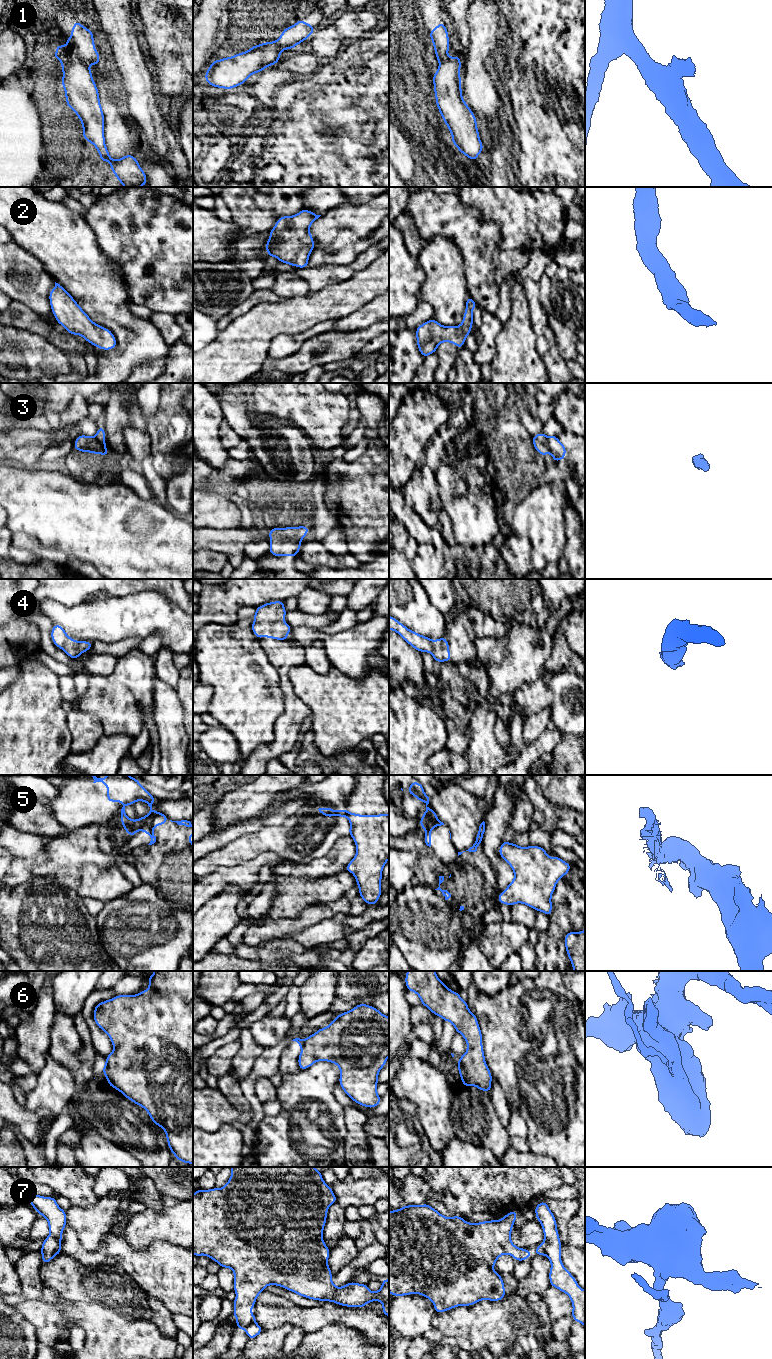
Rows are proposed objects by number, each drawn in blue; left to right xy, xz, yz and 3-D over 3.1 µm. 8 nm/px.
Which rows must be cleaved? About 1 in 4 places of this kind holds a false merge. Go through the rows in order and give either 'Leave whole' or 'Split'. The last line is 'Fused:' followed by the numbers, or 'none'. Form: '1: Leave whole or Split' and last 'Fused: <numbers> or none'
1: Split
2: Leave whole
3: Leave whole
4: Leave whole
5: Split
6: Split
7: Split
Fused: 1, 5, 6, 7

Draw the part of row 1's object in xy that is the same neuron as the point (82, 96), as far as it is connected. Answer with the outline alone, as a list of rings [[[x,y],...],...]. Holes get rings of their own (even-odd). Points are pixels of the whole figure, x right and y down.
[[[61,44],[56,46],[54,59],[61,62],[63,72],[61,84],[64,87],[66,104],[77,114],[81,121],[83,138],[95,146],[100,155],[101,163],[107,161],[110,164],[112,172],[124,187],[145,186],[147,184],[146,174],[133,155],[128,154],[117,160],[112,159],[109,155],[105,144],[104,113],[100,104],[99,91],[88,65],[82,62],[68,46],[62,46]]]

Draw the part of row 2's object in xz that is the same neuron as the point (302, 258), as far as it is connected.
[[[307,209],[301,210],[296,215],[281,216],[274,228],[269,231],[270,236],[265,246],[269,257],[276,257],[280,263],[295,265],[297,268],[308,267],[309,256],[316,245],[309,230],[312,223],[320,216]]]

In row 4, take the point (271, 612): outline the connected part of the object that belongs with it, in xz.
[[[273,601],[256,608],[256,613],[252,616],[255,621],[250,628],[258,639],[288,639],[292,626],[283,621],[287,613],[284,604],[285,601]]]

